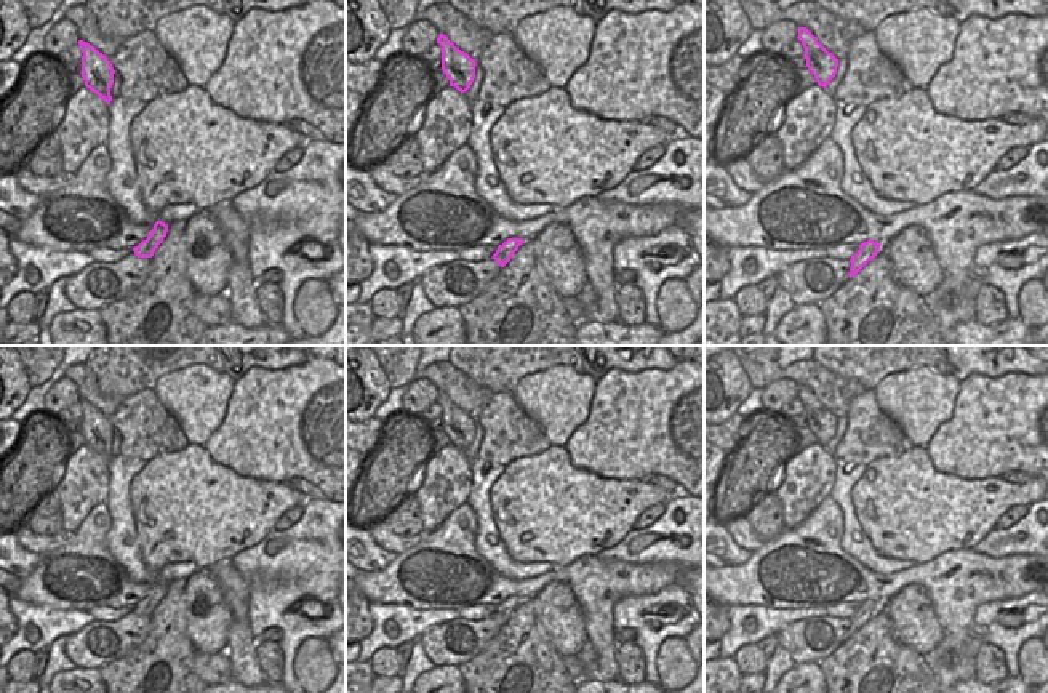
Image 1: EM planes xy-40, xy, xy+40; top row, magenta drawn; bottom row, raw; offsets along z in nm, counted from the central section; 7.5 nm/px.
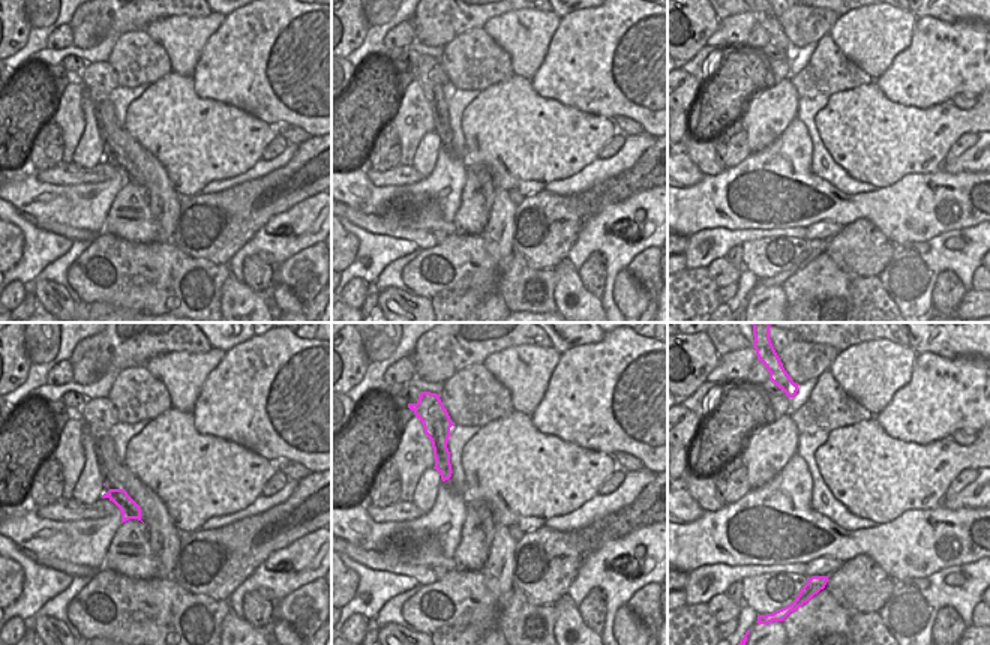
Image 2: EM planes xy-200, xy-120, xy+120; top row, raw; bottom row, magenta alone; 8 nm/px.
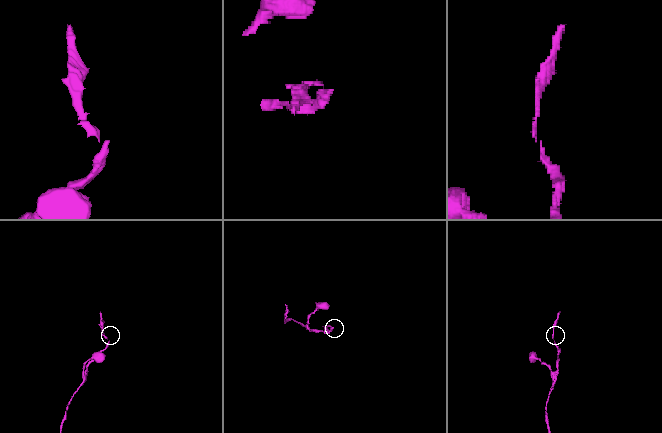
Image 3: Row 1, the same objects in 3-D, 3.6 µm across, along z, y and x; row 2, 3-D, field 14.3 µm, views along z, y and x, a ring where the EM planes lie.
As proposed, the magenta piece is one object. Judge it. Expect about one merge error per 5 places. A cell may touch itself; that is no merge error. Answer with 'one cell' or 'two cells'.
one cell

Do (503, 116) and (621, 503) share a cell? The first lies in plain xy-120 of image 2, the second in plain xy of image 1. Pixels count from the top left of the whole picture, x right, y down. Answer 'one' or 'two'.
one

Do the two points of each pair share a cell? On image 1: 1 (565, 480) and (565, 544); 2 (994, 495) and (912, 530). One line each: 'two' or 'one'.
1: one
2: one

